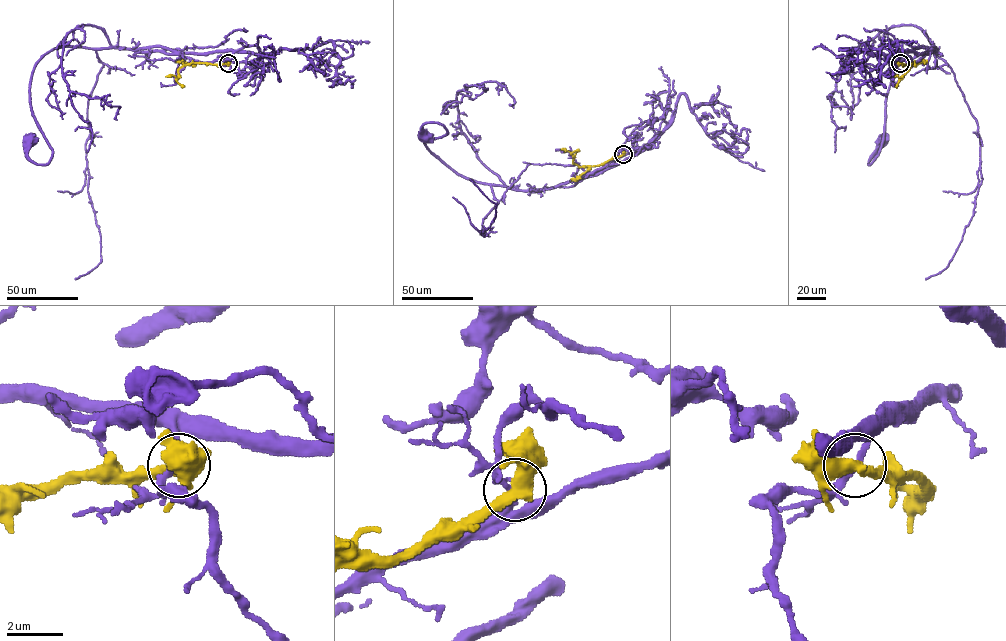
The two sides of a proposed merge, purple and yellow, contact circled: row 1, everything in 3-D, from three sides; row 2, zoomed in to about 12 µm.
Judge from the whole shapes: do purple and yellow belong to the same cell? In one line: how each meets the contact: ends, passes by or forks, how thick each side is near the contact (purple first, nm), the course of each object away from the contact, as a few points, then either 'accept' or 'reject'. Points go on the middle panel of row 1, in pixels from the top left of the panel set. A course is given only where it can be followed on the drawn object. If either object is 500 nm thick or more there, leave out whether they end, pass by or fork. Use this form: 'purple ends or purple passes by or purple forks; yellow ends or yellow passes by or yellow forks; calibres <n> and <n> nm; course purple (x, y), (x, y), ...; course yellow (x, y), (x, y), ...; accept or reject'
purple passes by; yellow passes by; calibres 200 and 460 nm; course purple (623, 154), (554, 187), (526, 191), (457, 174), (425, 143), (447, 134), (446, 129), (425, 122), (425, 135); course yellow (623, 154), (598, 165), (579, 166), (573, 163), (570, 152), (560, 149); reject

